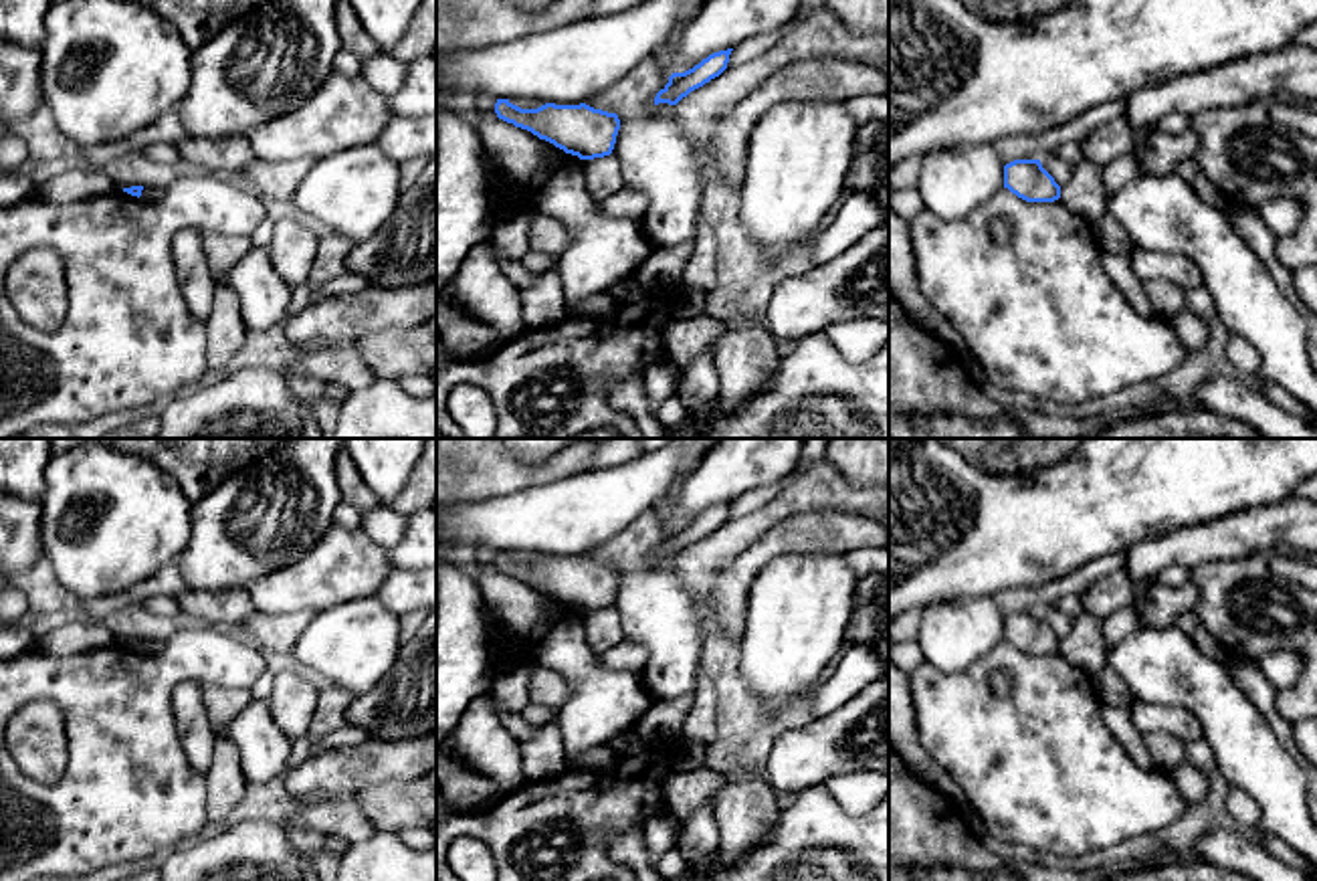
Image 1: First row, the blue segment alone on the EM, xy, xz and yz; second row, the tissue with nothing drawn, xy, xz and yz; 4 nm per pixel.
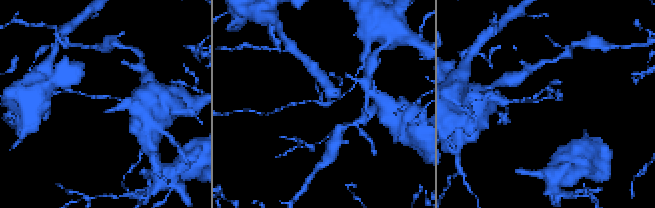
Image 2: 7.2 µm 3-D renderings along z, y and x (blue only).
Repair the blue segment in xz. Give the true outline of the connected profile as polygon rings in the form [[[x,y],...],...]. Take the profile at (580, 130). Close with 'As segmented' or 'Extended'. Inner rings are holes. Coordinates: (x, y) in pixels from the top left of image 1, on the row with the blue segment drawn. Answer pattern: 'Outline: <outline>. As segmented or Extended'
Outline: [[[497,99],[495,113],[499,119],[531,131],[580,160],[610,156],[620,129],[616,113],[594,109],[586,103],[545,103],[537,109],[521,109],[509,99]]]. As segmented

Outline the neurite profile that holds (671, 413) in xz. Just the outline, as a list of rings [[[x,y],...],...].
[[[669,396],[656,410],[656,420],[665,426],[665,428],[675,428],[681,426],[689,416],[689,408],[681,402],[681,398]]]

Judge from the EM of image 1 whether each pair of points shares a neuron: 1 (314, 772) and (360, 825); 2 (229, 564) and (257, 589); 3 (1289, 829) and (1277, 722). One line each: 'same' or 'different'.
1: different
2: different
3: different

